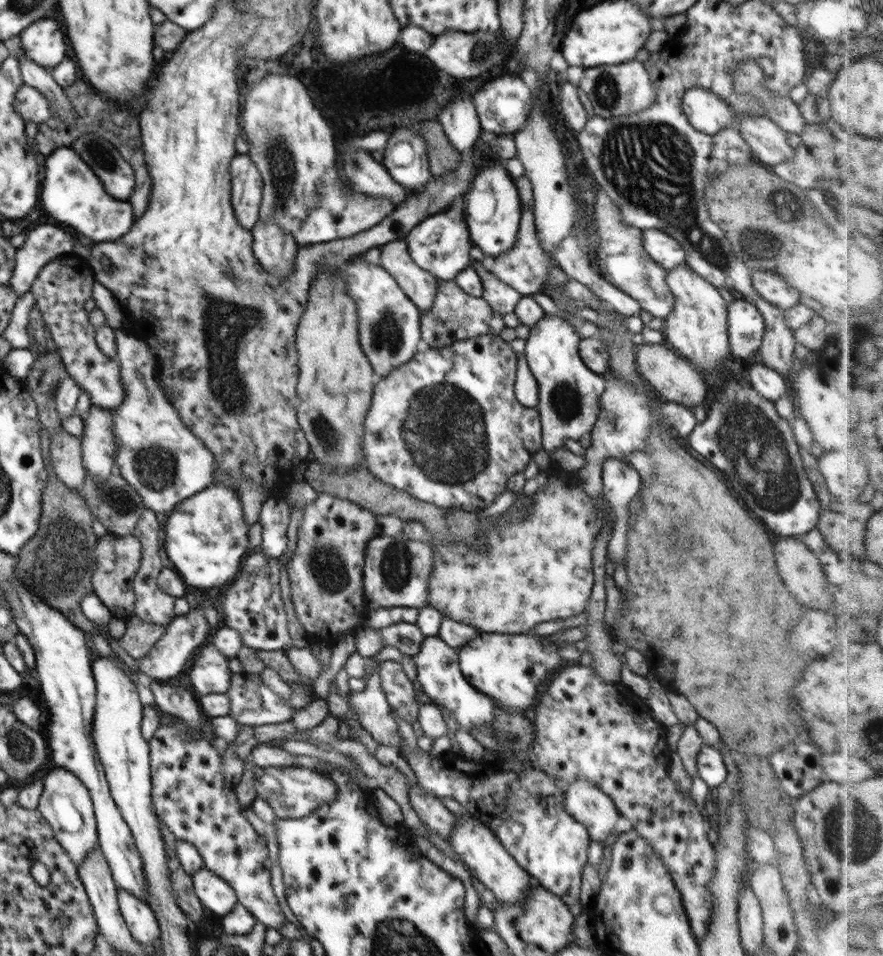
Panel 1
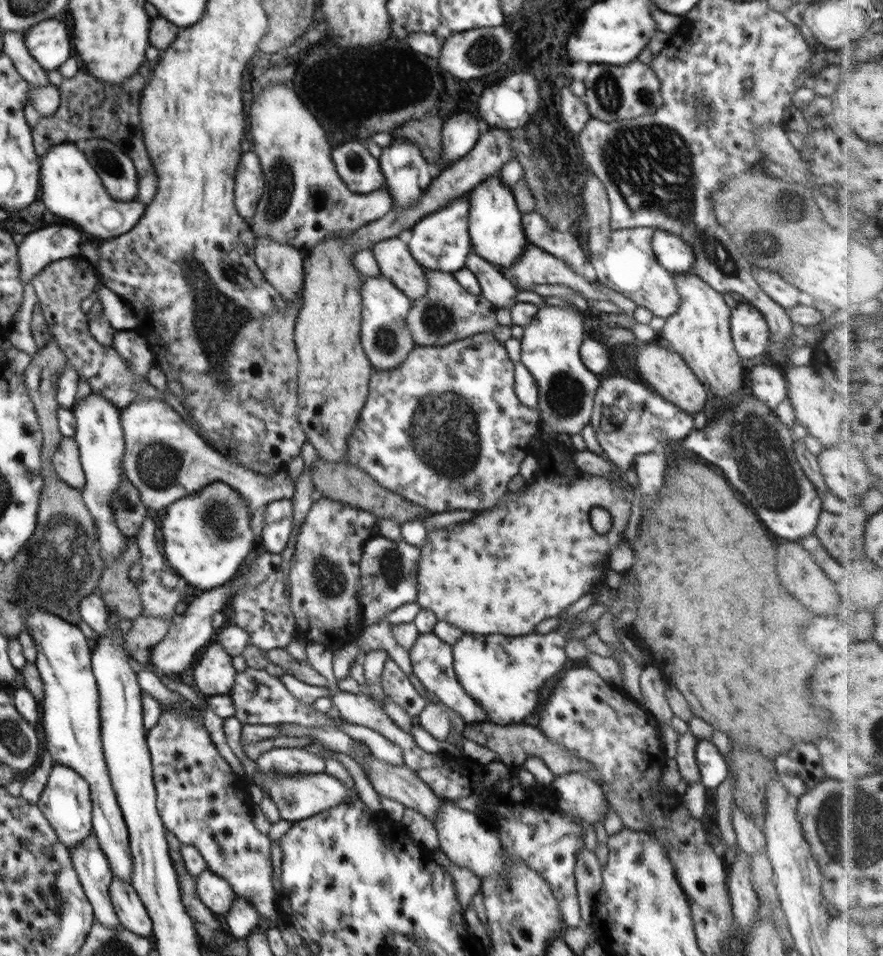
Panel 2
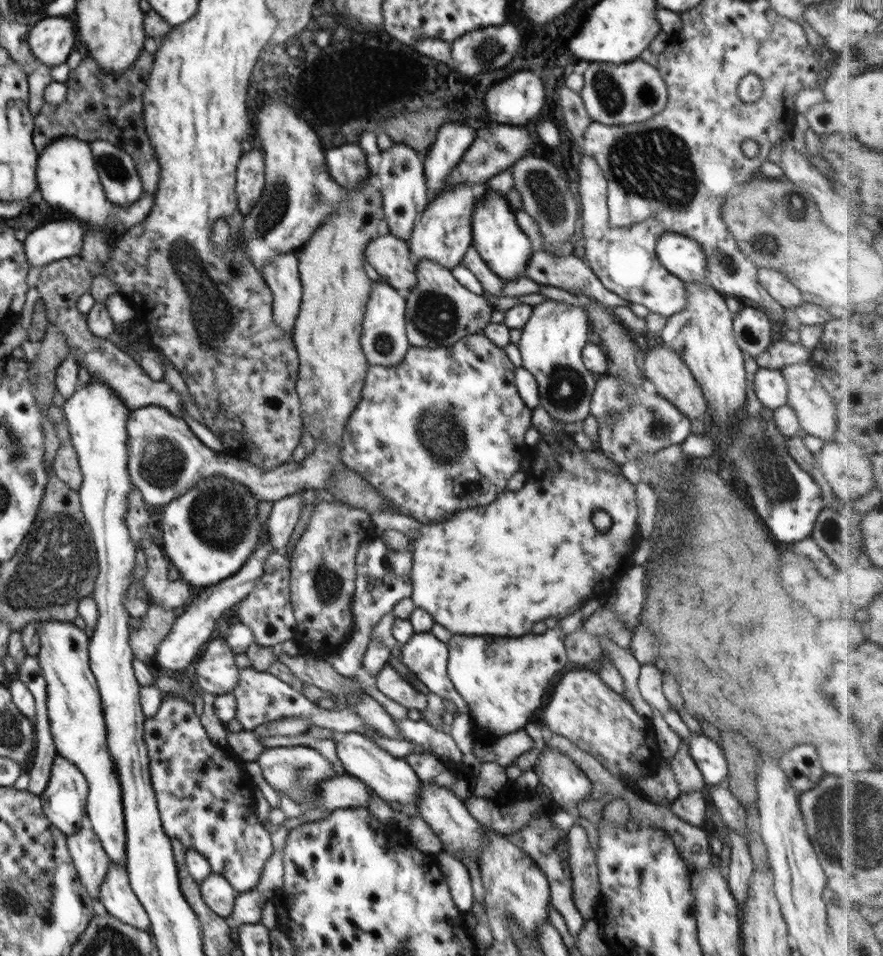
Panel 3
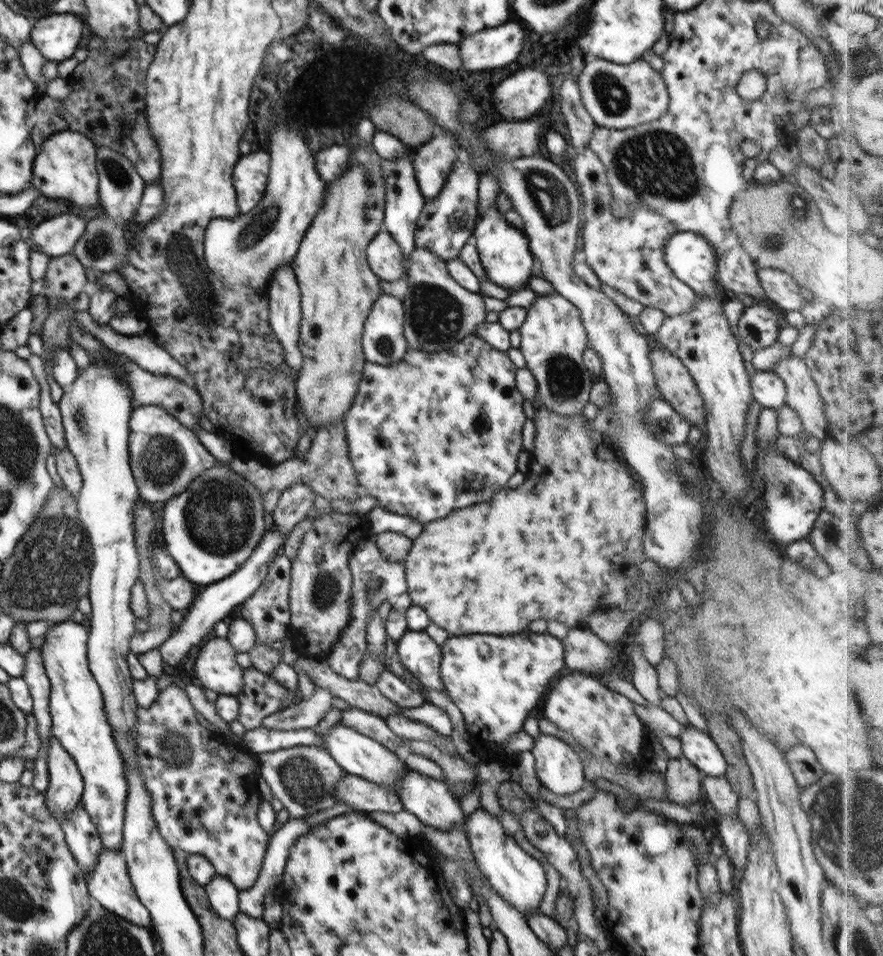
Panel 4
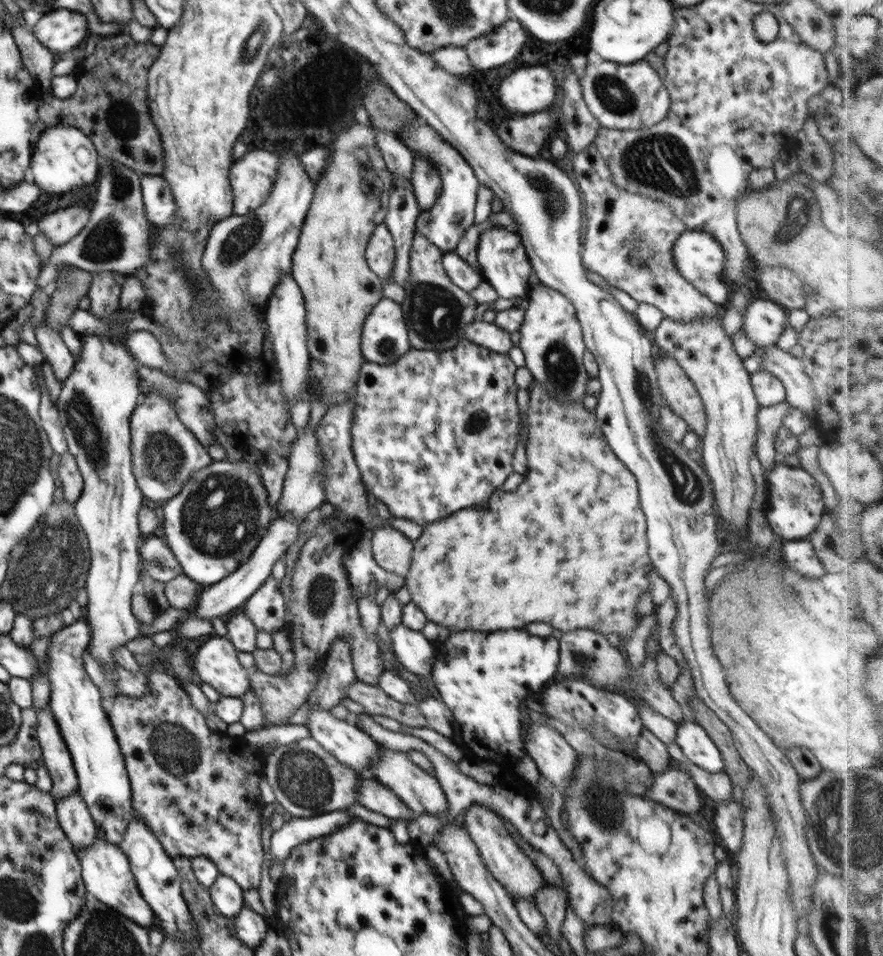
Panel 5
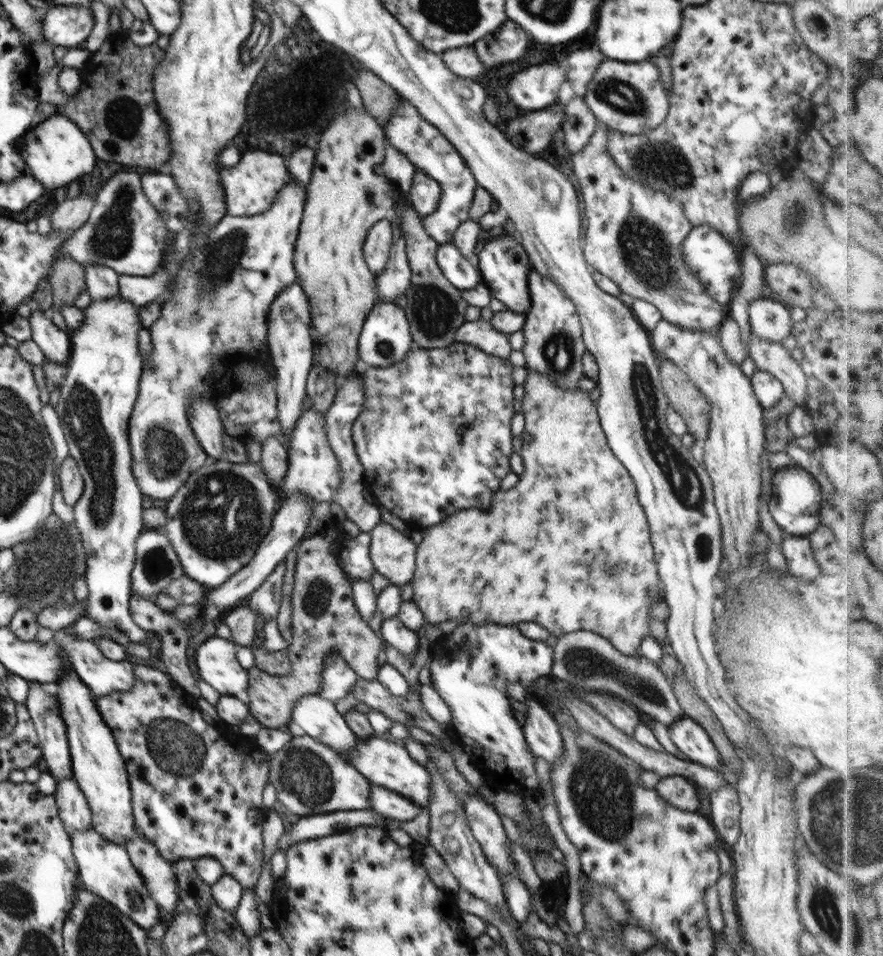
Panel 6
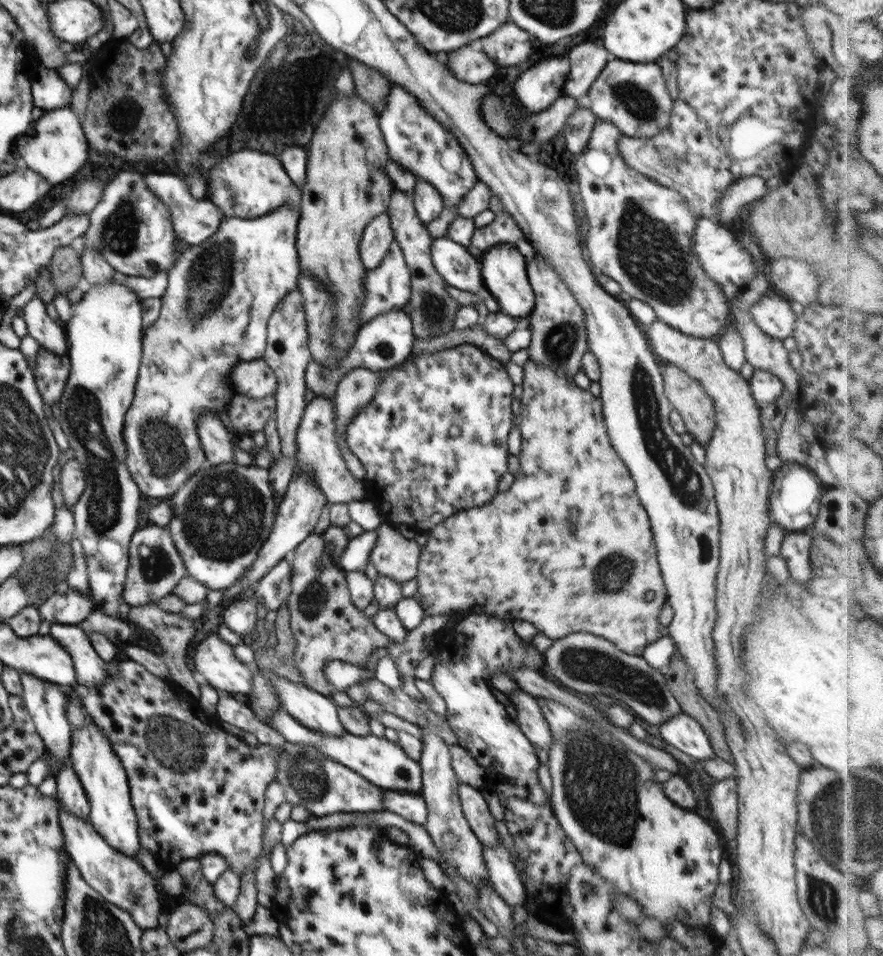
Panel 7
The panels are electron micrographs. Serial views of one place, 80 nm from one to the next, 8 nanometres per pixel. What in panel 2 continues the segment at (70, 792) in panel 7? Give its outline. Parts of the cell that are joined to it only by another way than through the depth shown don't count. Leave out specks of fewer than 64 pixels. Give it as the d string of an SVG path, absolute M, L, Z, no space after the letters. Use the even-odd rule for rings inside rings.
M92 833L81 844L68 850L87 900L92 905L95 921L106 928L121 926L108 894L113 872L96 835Z

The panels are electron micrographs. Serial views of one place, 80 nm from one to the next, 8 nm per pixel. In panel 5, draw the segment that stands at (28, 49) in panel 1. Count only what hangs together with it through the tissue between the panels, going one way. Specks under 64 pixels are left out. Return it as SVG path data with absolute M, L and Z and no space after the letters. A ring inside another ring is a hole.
M59 7L42 15L32 28L33 35L50 52L66 54L90 36L87 18L83 13Z

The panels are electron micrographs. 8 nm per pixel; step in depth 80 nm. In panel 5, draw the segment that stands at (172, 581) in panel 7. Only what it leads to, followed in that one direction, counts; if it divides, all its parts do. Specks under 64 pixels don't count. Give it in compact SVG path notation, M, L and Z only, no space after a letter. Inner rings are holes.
M160 532L144 538L139 547L140 558L144 560L142 572L146 570L154 580L167 583L169 580L183 574L182 567L165 543Z

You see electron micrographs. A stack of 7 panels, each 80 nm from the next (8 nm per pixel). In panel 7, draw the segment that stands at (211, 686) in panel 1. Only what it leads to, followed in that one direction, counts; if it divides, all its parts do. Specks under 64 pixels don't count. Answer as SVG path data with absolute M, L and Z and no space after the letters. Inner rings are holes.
M216 632L207 634L197 646L194 666L216 691L248 696L254 686L251 666L240 662L234 648Z

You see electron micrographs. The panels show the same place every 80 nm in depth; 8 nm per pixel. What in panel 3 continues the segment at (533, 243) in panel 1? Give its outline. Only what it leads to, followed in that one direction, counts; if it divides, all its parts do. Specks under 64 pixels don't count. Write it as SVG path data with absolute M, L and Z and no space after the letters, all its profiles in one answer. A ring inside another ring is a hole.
M538 249L534 250L530 255L530 260L527 265L523 276L529 278L538 285L550 285L558 287L559 289L577 290L577 292L581 292L581 294L585 294L605 304L605 306L610 306L612 308L615 306L629 306L629 303L621 296L615 295L613 292L610 292L610 290L604 288L600 280L594 275L593 270L586 267L583 258L578 258L575 254L560 258L555 257L548 251Z

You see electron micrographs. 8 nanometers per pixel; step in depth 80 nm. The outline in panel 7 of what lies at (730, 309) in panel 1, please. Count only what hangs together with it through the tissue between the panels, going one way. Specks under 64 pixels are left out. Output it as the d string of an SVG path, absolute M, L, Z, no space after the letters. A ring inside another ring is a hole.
M775 292L751 305L749 313L755 325L770 338L782 341L793 336L798 317L792 311L790 302Z

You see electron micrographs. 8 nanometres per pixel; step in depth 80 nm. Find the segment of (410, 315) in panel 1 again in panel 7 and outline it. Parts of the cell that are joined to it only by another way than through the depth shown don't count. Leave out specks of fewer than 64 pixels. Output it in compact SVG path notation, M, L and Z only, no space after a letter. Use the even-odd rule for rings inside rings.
M394 309L383 312L358 329L349 354L341 360L340 371L347 373L358 368L372 371L391 369L411 356L415 339L412 321L404 310Z

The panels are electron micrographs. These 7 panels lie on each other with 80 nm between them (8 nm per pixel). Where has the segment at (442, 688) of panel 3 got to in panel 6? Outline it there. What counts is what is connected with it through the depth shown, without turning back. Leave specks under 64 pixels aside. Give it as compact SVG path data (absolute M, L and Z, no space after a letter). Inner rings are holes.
M397 616L384 619L381 632L386 644L398 654L414 657L418 653L418 632L406 629Z

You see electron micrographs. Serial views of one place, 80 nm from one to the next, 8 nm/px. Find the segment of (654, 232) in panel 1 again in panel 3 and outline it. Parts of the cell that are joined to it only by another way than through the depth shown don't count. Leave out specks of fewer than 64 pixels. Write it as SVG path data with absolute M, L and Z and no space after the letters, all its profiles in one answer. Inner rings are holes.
M666 232L662 233L657 240L655 251L662 267L667 272L680 278L684 284L706 283L706 270L708 270L706 255L701 249L700 243L684 234Z

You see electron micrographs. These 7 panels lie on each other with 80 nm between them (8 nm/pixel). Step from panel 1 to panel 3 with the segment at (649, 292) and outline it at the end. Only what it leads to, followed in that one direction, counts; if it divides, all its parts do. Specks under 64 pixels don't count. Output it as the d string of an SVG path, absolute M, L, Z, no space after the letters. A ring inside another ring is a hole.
M582 156L580 184L578 186L580 213L582 215L582 234L585 238L586 251L583 258L590 262L594 275L604 288L625 301L642 304L650 312L669 317L680 312L686 306L686 284L662 267L658 260L655 246L662 233L669 232L656 219L646 219L630 226L612 226L607 206L607 185L604 174L594 159Z

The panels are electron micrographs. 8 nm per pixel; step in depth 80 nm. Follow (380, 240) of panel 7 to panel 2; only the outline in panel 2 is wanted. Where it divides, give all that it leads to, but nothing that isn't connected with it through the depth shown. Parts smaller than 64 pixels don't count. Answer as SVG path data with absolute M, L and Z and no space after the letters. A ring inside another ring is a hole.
M399 237L387 238L372 248L380 273L411 300L427 293L426 274Z

